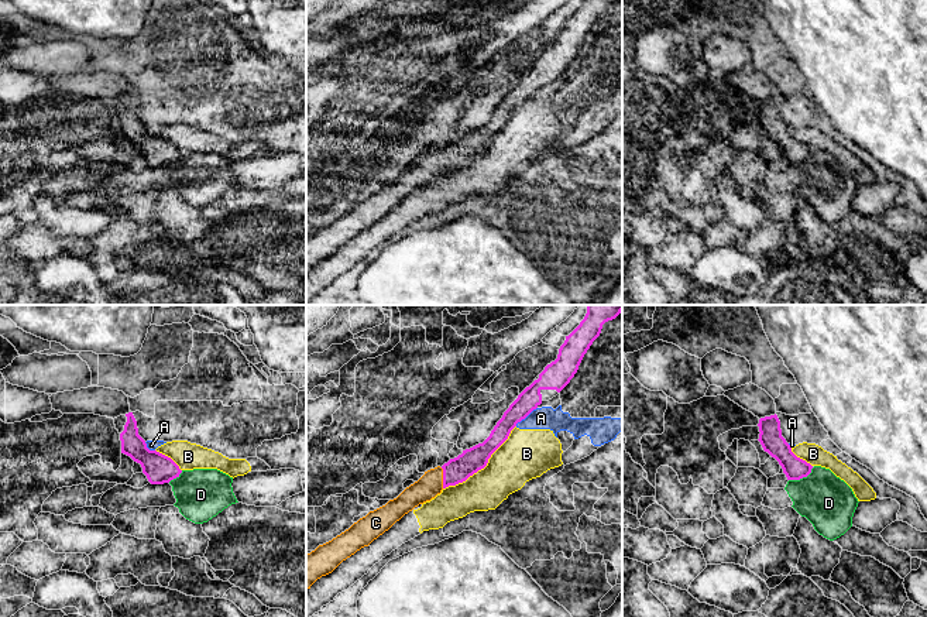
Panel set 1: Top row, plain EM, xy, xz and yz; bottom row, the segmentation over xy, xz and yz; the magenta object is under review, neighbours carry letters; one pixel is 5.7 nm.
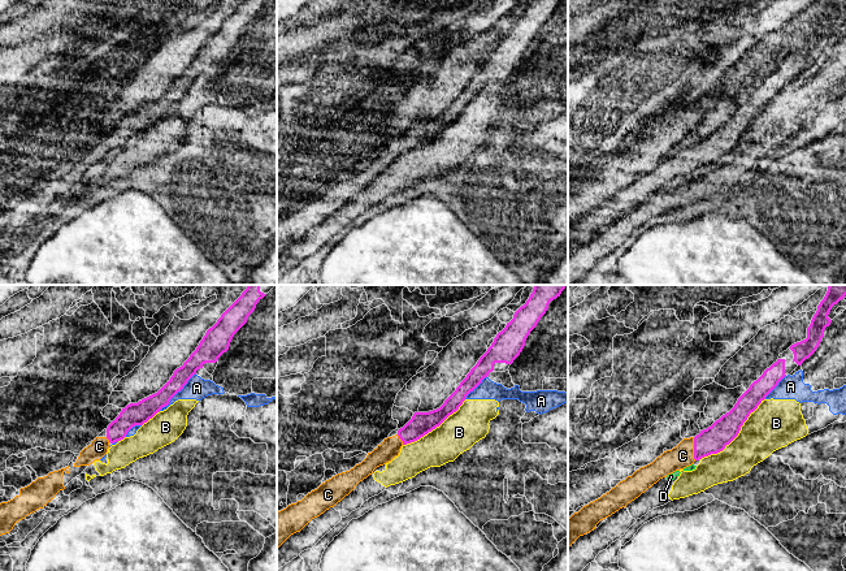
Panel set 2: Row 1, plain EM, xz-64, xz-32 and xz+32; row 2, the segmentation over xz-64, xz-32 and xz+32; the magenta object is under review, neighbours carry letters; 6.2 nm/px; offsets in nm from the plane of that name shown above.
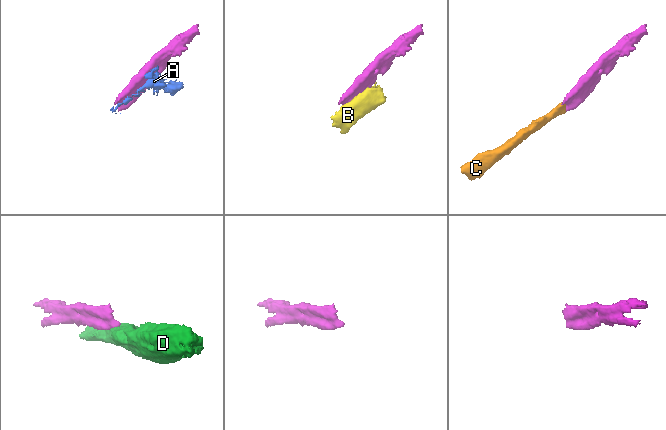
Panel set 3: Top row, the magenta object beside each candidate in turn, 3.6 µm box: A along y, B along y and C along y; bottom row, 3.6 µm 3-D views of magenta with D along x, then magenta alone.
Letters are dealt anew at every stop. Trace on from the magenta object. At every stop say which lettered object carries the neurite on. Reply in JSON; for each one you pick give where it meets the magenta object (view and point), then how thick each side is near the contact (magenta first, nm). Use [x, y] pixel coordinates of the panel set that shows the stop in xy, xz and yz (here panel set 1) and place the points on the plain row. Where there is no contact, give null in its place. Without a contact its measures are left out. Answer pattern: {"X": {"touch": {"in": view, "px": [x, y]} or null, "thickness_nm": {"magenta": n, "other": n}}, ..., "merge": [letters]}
{"C": {"touch": {"in": "xz", "px": [443, 161]}, "thickness_nm": {"magenta": 150, "other": 140}}, "merge": ["C"]}

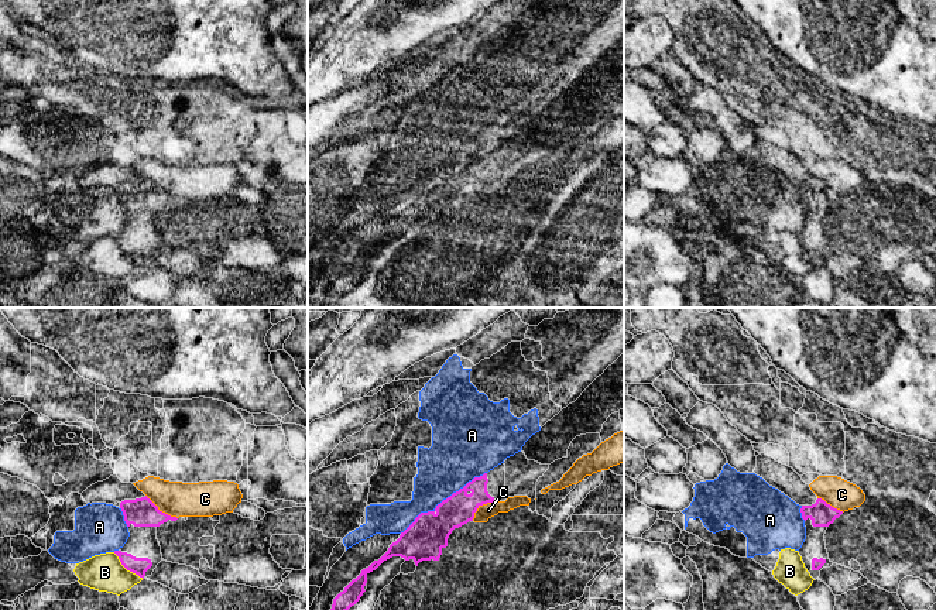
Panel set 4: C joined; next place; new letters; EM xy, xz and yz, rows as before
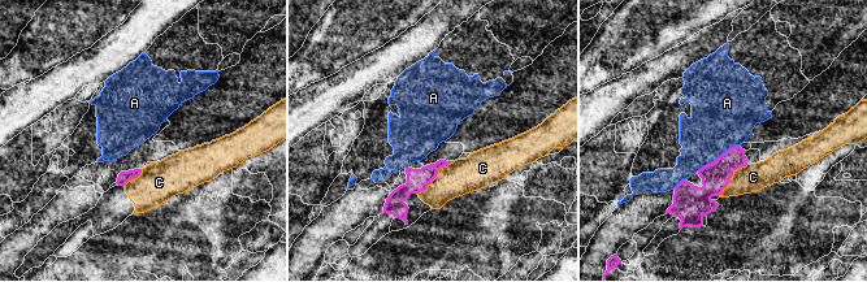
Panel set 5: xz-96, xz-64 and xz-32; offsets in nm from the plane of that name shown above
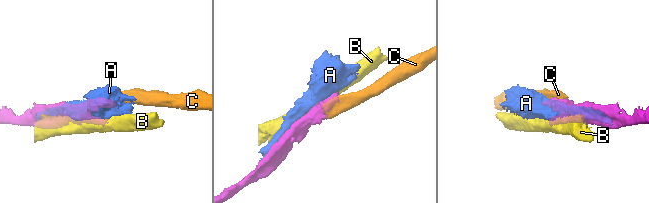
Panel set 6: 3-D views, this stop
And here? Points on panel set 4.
{"merge": []}

